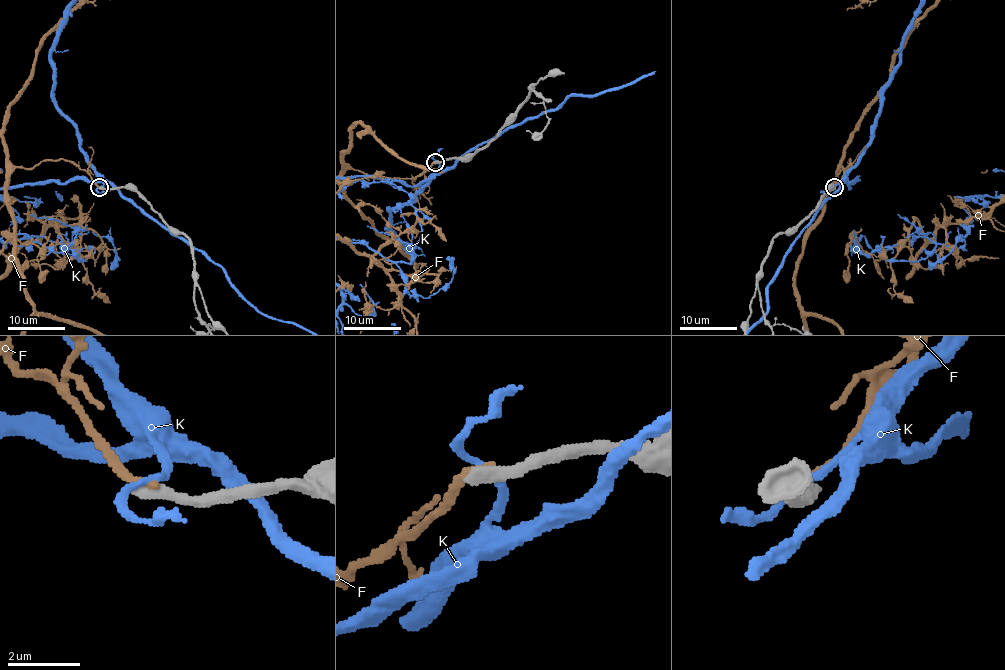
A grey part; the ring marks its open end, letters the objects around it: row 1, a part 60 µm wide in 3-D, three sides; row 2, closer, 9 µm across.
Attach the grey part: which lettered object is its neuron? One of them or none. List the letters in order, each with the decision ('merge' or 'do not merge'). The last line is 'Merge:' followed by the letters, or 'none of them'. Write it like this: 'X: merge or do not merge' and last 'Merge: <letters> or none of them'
F: do not merge
K: do not merge
Merge: none of them

